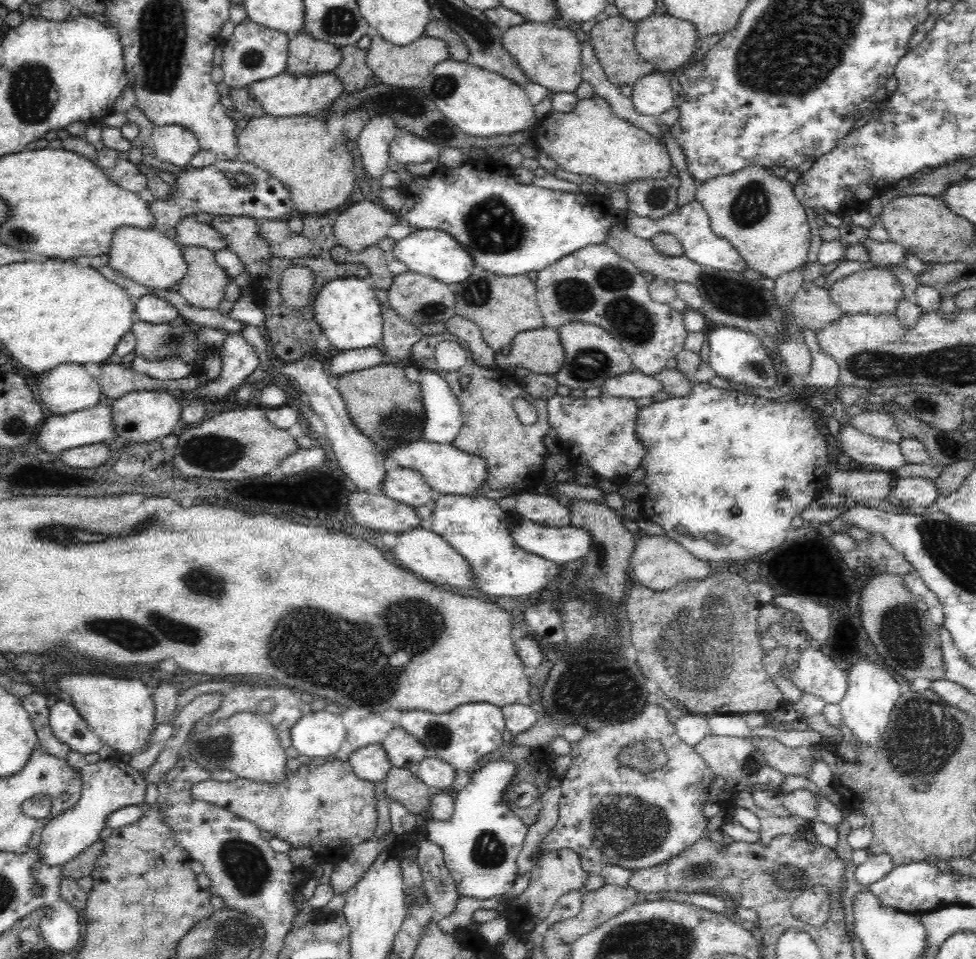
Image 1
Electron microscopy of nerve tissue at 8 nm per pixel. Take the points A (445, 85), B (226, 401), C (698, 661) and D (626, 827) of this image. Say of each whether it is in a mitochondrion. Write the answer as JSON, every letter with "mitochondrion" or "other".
{"A":"mitochondrion","B":"other","C":"mitochondrion","D":"mitochondrion"}

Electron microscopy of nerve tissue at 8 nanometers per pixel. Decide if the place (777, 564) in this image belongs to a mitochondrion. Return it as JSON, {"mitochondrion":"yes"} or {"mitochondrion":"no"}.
{"mitochondrion":"no"}

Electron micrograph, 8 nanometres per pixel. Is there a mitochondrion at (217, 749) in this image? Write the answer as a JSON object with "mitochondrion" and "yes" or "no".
{"mitochondrion":"yes"}

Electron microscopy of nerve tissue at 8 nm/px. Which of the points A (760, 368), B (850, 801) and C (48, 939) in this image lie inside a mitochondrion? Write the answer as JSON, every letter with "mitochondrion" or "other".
{"A":"mitochondrion","B":"other","C":"other"}

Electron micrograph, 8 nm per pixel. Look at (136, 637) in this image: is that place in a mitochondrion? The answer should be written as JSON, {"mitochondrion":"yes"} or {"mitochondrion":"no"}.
{"mitochondrion":"yes"}

